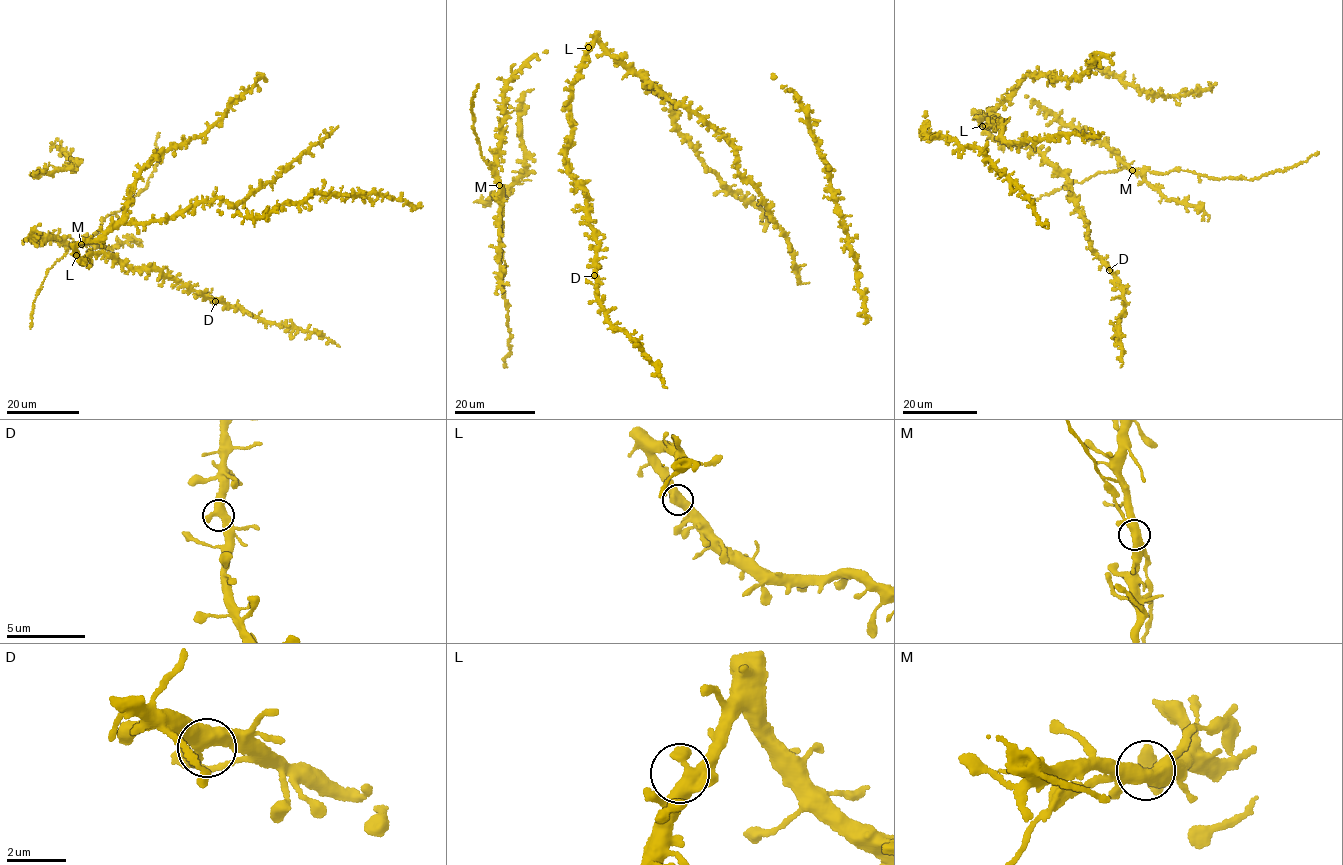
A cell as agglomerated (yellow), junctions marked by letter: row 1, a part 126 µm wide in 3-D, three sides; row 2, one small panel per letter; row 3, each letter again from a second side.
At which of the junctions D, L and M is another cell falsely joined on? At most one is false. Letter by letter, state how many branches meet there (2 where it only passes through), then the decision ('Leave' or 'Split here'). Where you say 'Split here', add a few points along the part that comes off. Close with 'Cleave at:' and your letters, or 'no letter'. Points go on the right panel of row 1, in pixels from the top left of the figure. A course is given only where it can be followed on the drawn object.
D: Branches: 2. Leave
L: Branches: 2. Leave
M: Branches: 2. Leave
Cleave at: no letter

